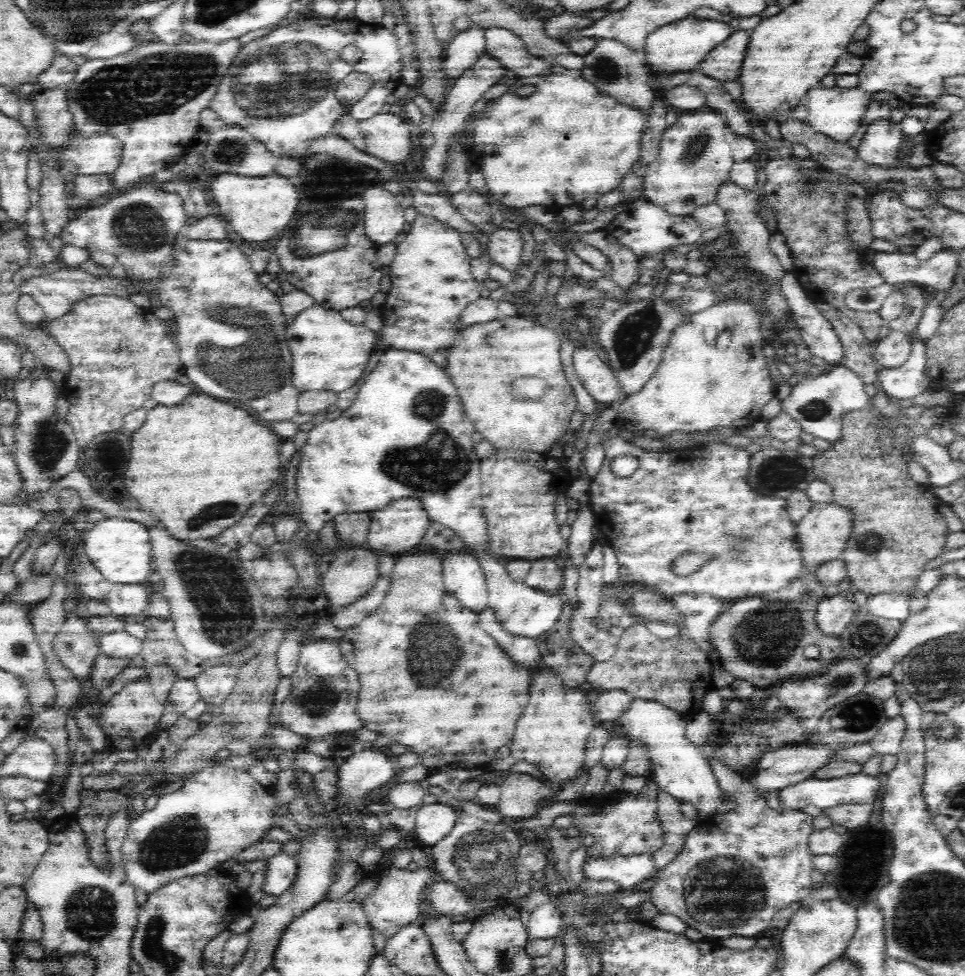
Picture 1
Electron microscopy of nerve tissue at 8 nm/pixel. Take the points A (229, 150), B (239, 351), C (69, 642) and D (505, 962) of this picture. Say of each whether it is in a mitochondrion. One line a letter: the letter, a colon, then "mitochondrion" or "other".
A: mitochondrion
B: mitochondrion
C: other
D: mitochondrion

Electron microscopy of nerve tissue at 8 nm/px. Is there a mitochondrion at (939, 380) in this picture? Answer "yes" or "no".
no

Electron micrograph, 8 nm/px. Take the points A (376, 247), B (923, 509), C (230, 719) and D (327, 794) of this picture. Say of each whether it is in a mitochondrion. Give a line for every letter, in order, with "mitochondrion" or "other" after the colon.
A: other
B: other
C: mitochondrion
D: other

